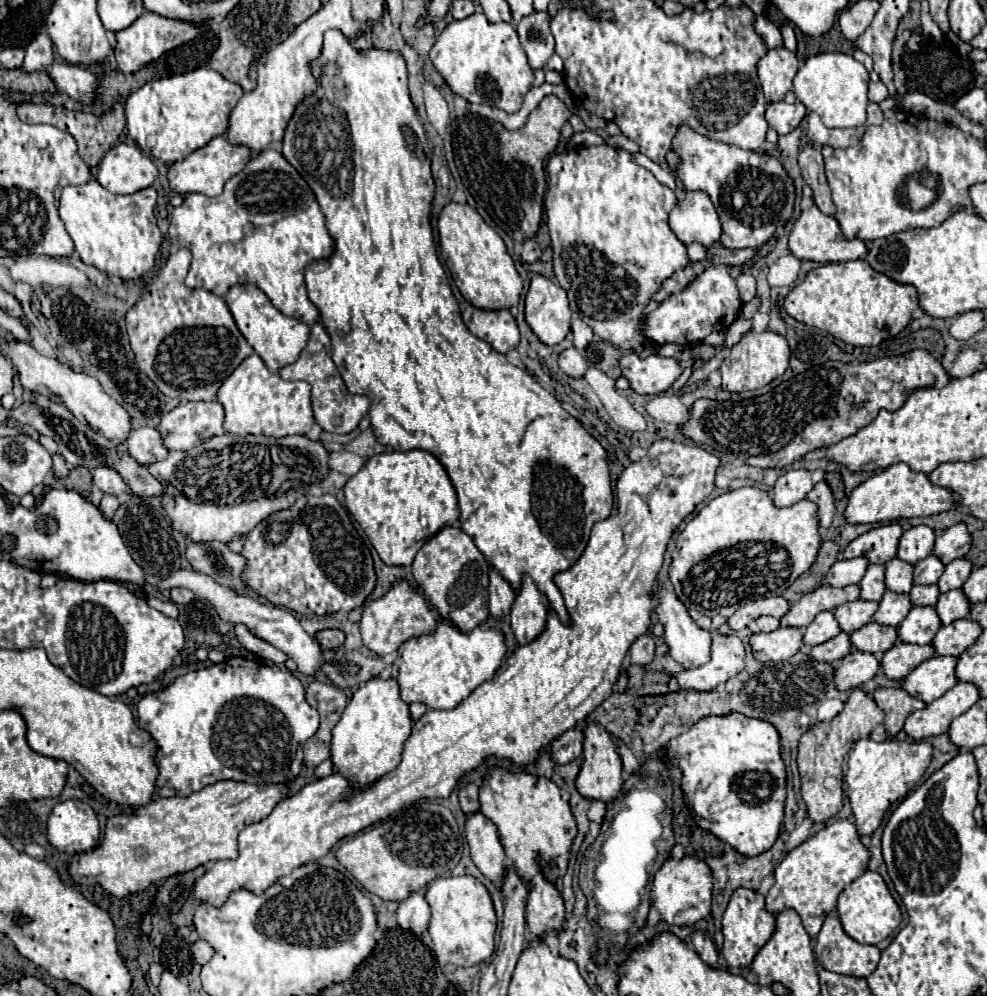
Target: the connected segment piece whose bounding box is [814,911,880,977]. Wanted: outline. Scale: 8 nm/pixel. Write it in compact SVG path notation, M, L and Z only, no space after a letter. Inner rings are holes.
M836 911L824 919L814 951L824 969L852 977L868 977L880 961L876 945L862 945L844 933Z

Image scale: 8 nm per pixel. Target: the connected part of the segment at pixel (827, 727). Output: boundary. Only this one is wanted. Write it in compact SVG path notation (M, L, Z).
M854 689L844 705L844 711L832 721L812 725L800 739L798 745L798 771L800 771L800 793L814 823L824 823L842 809L842 761L850 747L870 735L870 731L884 721L884 713L876 707L872 697L860 689Z

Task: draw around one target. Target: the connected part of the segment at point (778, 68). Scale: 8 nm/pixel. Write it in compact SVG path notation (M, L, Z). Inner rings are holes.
M784 47L768 49L758 61L758 79L768 101L780 101L792 89L792 79L798 71L798 59Z

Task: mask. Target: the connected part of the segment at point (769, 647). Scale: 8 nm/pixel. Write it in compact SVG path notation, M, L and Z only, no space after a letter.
M778 627L772 633L758 633L750 637L750 647L754 659L760 663L770 661L784 661L798 653L802 647L802 633L800 629L792 627Z

